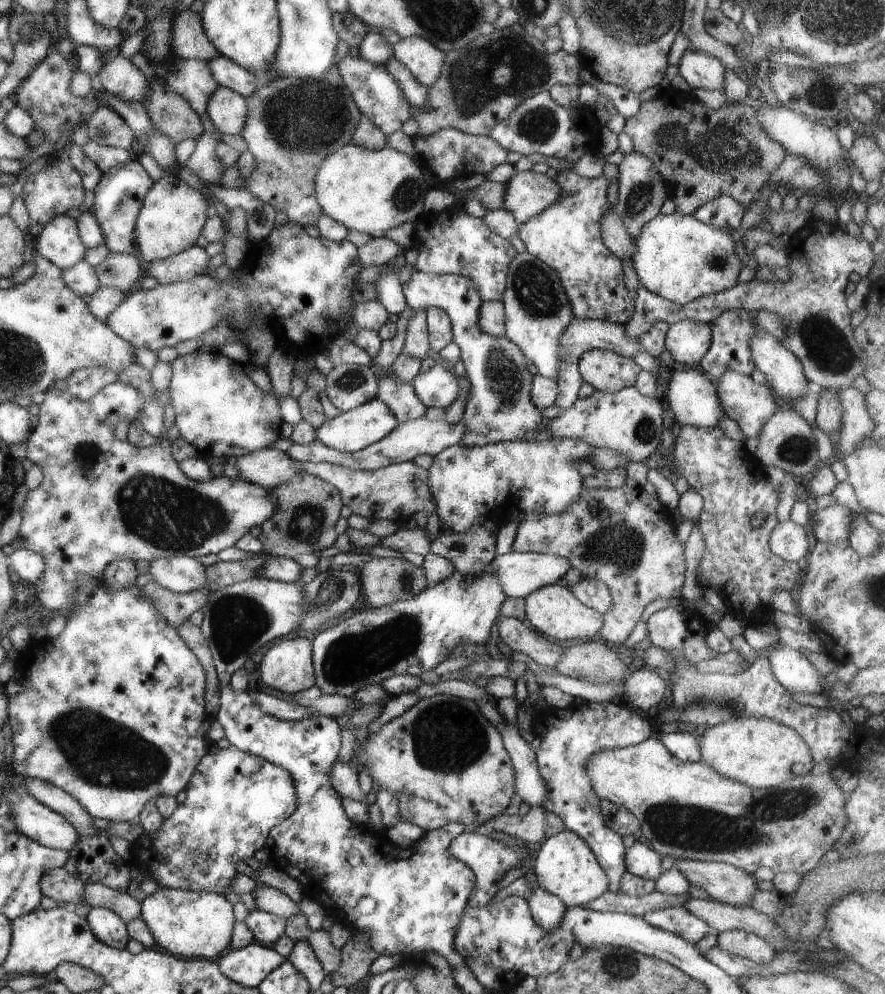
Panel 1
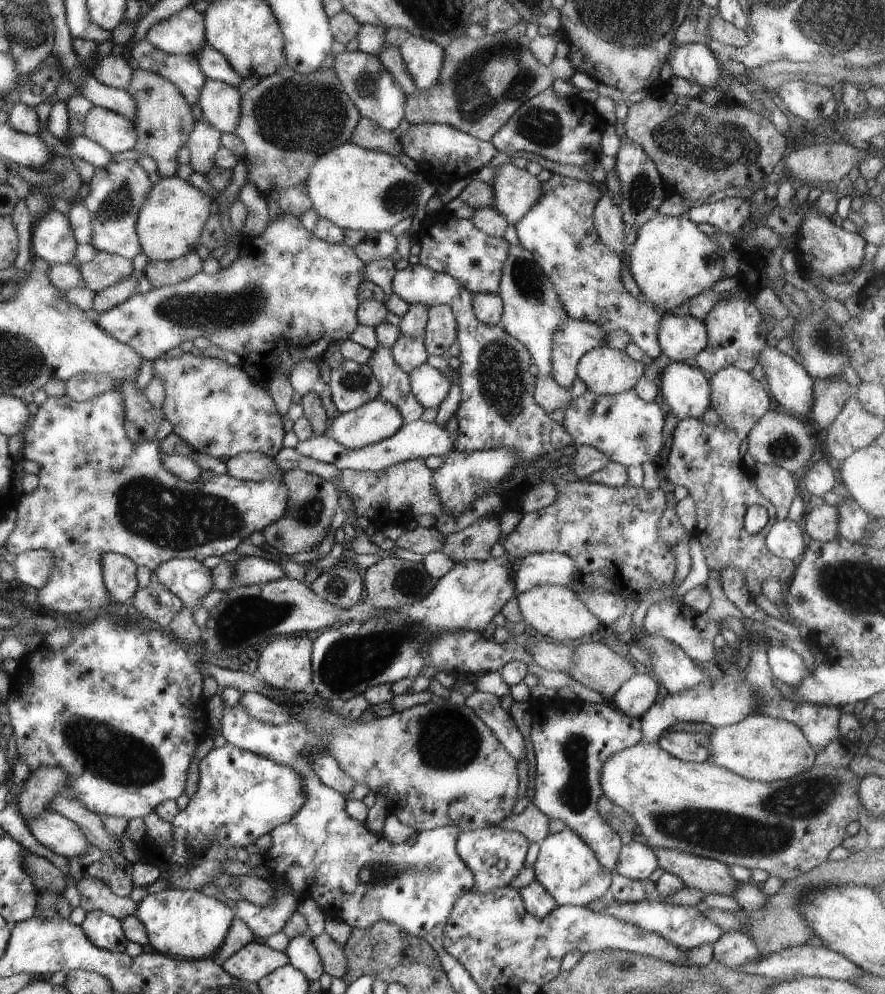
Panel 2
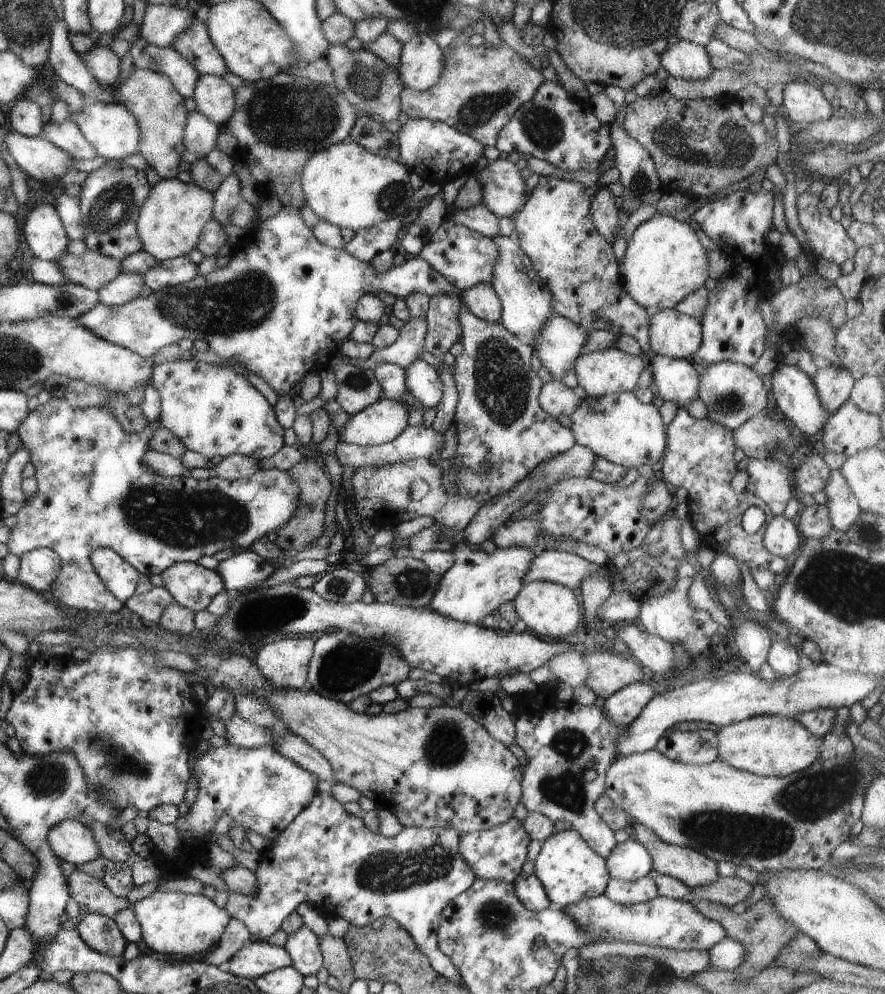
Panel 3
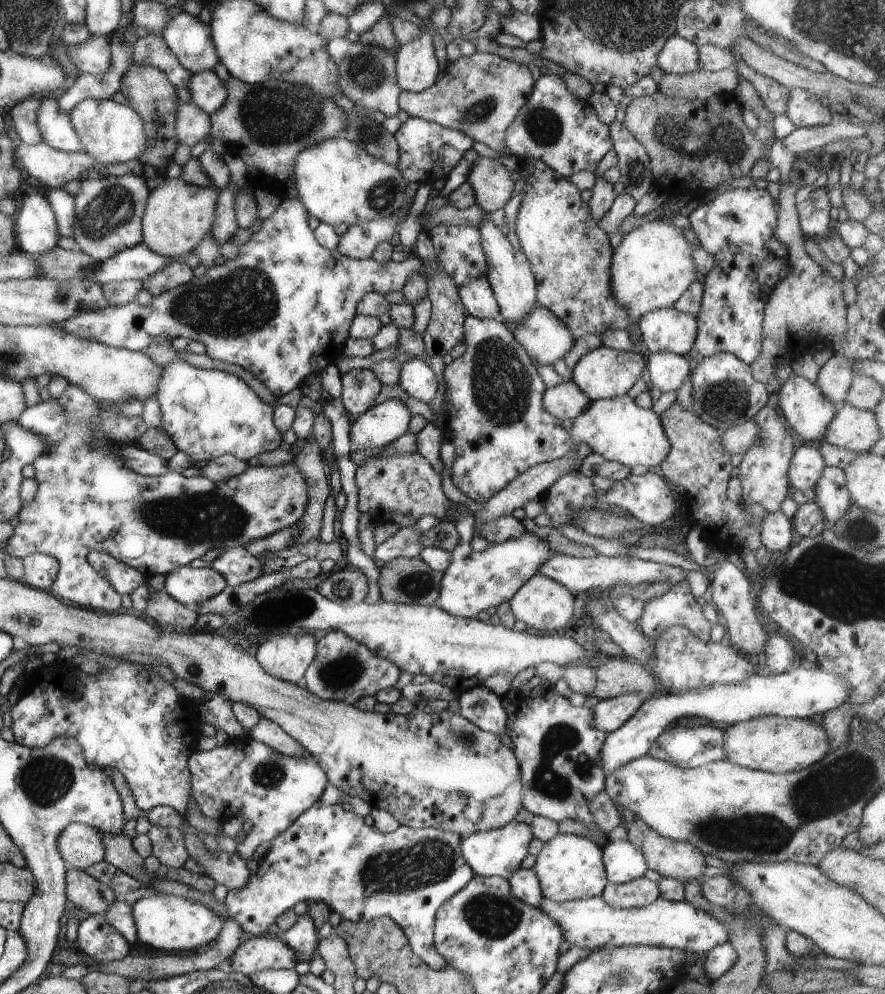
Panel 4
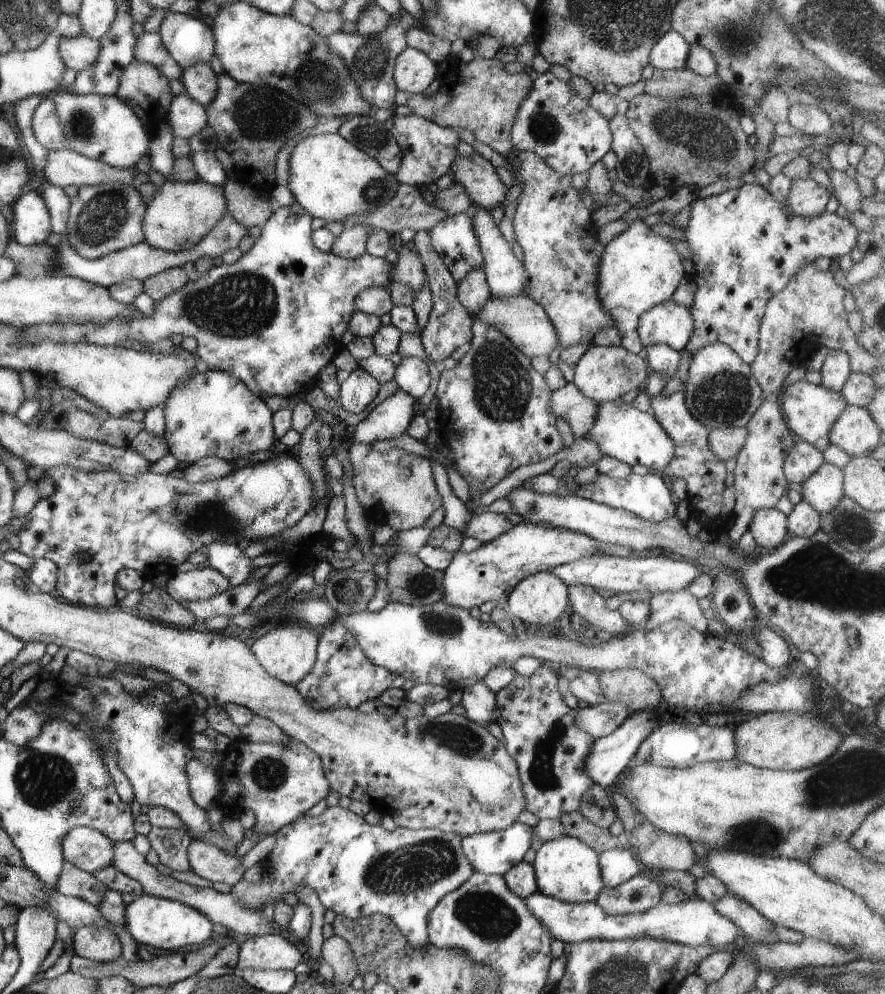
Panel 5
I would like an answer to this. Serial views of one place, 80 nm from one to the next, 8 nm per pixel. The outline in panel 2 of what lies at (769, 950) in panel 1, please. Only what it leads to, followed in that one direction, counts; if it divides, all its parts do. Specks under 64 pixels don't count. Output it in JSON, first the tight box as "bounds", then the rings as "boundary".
{"bounds":[711,932,760,967],"boundary":[[[725,932],[711,947],[712,961],[725,967],[740,967],[752,960],[759,960],[760,952],[755,942],[742,932]]]}

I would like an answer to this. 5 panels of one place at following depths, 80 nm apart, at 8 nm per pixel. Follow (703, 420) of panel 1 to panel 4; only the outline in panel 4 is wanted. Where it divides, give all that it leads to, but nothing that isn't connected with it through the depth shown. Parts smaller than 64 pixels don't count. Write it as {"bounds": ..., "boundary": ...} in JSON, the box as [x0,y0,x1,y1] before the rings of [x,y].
{"bounds":[647,351,693,392],"boundary":[[[668,351],[647,353],[647,380],[661,392],[677,391],[691,374],[693,363],[688,356]]]}

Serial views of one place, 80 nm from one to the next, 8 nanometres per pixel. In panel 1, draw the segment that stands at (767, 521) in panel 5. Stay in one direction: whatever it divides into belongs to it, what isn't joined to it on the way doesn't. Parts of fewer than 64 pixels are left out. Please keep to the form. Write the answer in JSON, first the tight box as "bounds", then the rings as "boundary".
{"bounds":[769,520,812,563],"boundary":[[[793,520],[779,521],[769,538],[770,550],[785,561],[802,563],[812,547],[810,532]]]}

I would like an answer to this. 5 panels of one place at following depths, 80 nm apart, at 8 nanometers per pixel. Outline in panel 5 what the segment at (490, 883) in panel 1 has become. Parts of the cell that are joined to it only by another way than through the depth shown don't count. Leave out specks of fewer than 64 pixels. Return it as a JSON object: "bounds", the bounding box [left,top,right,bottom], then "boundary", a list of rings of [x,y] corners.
{"bounds":[461,822,533,876],"boundary":[[[516,822],[501,831],[463,837],[461,847],[474,870],[504,876],[509,868],[523,860],[533,835],[533,828]]]}

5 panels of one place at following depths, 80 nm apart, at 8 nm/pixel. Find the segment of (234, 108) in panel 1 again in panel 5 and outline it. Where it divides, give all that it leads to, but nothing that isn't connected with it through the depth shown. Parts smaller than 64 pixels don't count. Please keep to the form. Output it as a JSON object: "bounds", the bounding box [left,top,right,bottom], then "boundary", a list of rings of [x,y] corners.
{"bounds":[181,63,217,105],"boundary":[[[198,63],[183,69],[181,77],[186,94],[196,102],[209,105],[217,95],[217,74],[212,71],[210,63]]]}

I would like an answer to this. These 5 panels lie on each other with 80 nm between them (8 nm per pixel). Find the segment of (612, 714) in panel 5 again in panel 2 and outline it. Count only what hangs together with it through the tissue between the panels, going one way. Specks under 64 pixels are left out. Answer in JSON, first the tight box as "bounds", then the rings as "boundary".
{"bounds":[609,669,658,718],"boundary":[[[640,669],[609,702],[622,714],[641,718],[658,698],[658,680],[650,676],[646,669]]]}

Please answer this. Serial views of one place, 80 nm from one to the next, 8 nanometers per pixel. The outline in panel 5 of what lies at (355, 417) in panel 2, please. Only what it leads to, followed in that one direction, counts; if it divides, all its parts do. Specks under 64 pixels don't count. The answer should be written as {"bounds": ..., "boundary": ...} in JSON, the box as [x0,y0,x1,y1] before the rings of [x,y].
{"bounds":[354,388,416,446],"boundary":[[[399,388],[354,427],[356,443],[371,446],[374,441],[390,440],[406,433],[415,417],[414,402],[416,399],[410,393]]]}

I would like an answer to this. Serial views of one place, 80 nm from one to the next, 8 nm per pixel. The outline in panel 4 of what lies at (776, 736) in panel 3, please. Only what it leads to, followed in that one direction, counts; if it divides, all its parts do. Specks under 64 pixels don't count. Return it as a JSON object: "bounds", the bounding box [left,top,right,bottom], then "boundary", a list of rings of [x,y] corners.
{"bounds":[724,715,830,773],"boundary":[[[768,715],[731,725],[725,730],[724,748],[727,760],[734,764],[759,771],[785,773],[820,762],[830,752],[830,738],[822,725],[810,719]]]}

